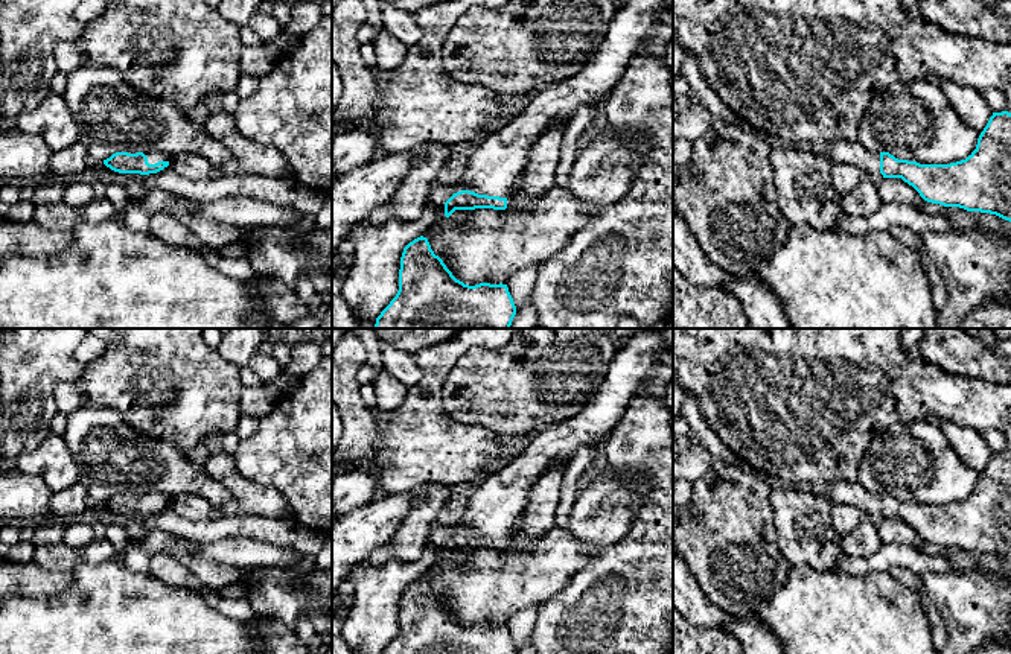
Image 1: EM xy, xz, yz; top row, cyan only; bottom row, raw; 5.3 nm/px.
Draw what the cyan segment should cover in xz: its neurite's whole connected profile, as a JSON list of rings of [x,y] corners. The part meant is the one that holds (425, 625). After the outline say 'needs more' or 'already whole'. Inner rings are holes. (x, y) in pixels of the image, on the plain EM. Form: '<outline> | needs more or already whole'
[[[420,576],[403,589],[399,631],[381,654],[516,654],[516,646],[507,625],[469,627],[457,621],[443,601],[434,595],[428,579]]] | already whole

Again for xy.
[[[116,493],[104,500],[104,505],[119,514],[157,514],[169,506],[171,499],[164,493]]] | needs more

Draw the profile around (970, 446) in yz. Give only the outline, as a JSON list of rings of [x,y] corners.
[[[942,420],[939,427],[959,458],[970,468],[982,473],[993,456],[993,452],[982,438],[982,433],[973,427],[965,427],[950,420]]]

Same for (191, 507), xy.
[[[178,494],[169,502],[171,510],[181,519],[199,522],[210,517],[212,505],[198,494]]]

